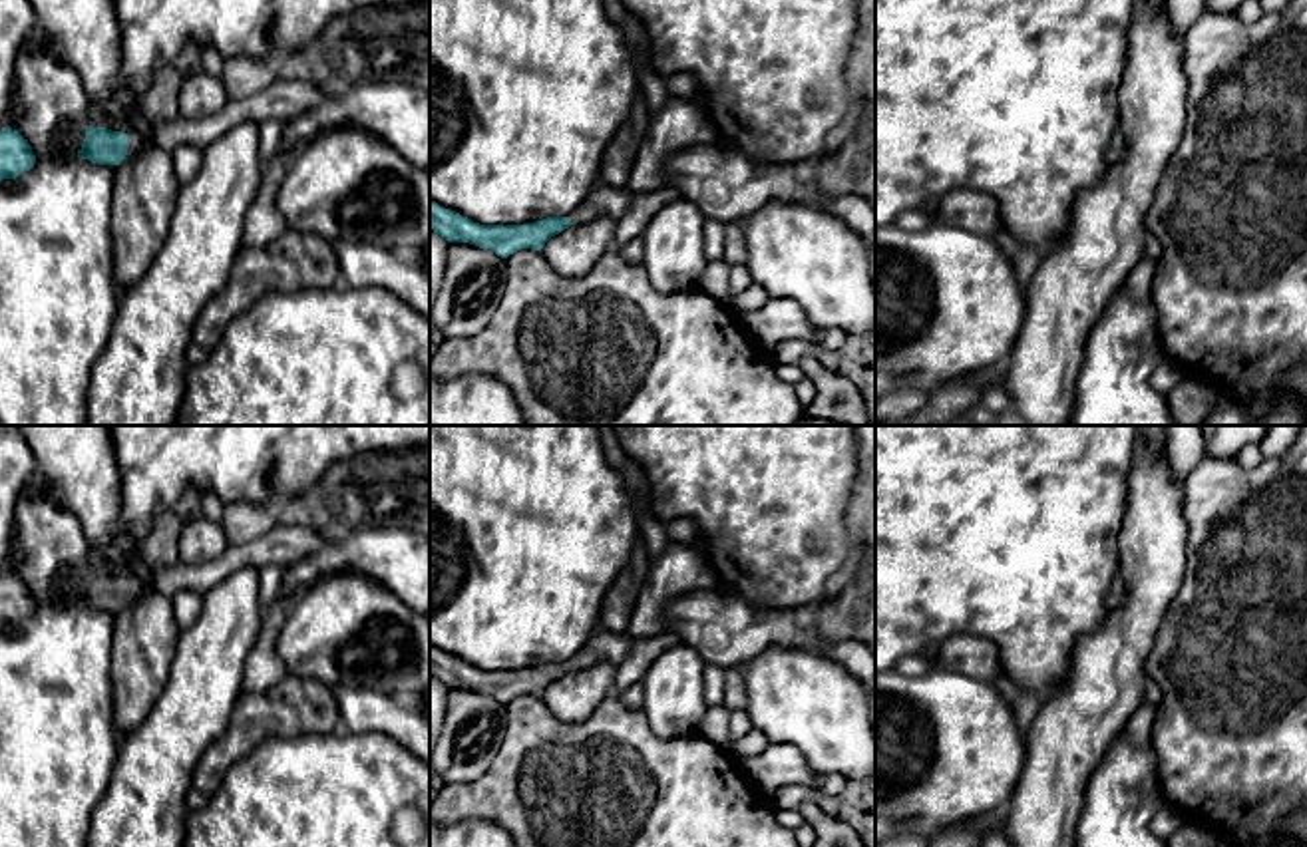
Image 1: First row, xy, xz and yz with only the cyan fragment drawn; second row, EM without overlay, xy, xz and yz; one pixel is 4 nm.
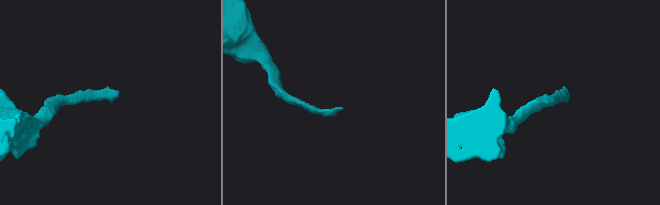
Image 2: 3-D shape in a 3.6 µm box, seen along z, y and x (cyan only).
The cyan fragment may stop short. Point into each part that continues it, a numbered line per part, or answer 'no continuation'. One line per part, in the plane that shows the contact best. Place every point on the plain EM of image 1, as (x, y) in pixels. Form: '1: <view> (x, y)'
1: xy (285, 545)

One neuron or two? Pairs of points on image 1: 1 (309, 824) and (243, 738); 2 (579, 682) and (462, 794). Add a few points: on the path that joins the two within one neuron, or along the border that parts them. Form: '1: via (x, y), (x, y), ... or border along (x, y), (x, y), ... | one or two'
1: border along (295, 734), (261, 740), (229, 768), (219, 784) | two
2: border along (540, 696), (567, 722), (581, 722), (595, 708) | two

